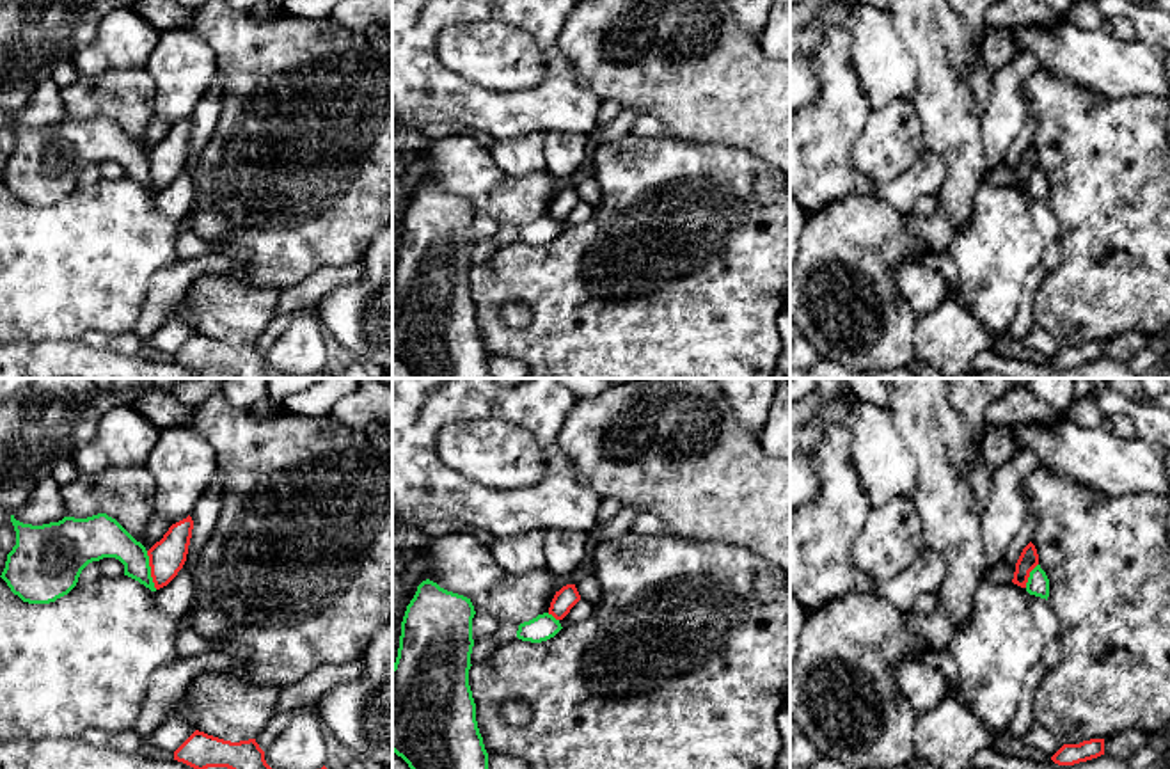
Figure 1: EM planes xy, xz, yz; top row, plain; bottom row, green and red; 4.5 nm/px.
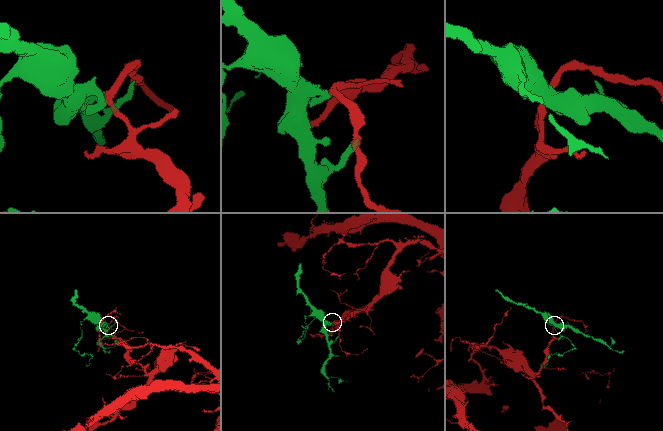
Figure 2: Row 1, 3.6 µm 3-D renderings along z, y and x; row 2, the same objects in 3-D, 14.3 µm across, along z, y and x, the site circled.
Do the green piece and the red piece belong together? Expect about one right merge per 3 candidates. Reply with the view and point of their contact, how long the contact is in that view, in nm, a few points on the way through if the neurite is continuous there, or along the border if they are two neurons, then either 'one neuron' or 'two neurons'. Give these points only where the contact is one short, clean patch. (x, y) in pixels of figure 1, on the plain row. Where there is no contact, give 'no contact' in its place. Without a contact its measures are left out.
contact xy (150, 173); length 180 nm; border xy (146, 153), (150, 178), (157, 190); two neurons

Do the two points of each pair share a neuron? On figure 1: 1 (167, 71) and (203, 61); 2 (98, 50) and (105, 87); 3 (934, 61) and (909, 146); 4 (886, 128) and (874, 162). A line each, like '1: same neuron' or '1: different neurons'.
1: same neuron
2: different neurons
3: different neurons
4: same neuron

